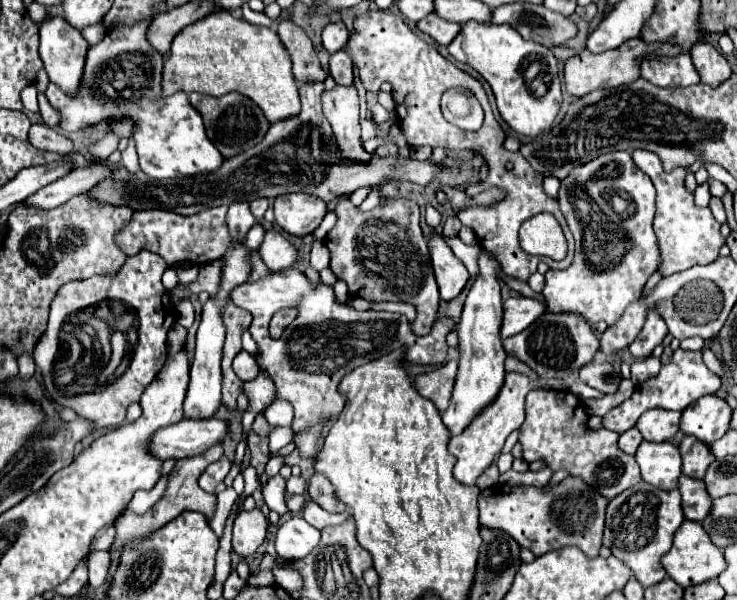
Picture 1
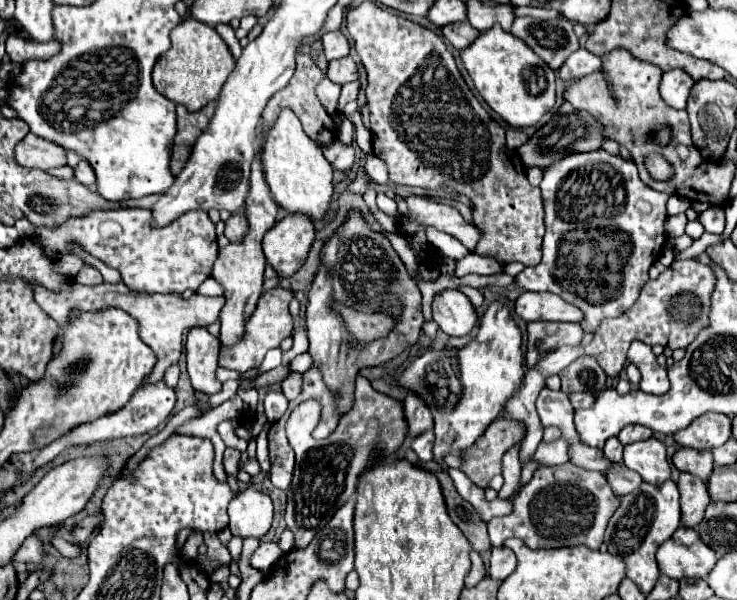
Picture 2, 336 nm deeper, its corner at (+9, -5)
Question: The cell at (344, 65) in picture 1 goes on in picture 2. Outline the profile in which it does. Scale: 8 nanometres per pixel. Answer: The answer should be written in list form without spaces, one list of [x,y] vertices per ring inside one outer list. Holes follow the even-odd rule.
[[[338,58],[334,62],[328,64],[328,78],[334,82],[334,84],[346,84],[346,82],[354,82],[358,80],[358,70],[356,70],[356,64],[352,58]]]

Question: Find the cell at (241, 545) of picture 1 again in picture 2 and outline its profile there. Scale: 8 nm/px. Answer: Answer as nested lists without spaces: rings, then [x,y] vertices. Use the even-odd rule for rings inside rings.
[[[248,486],[228,506],[230,524],[234,536],[262,538],[272,524],[272,500],[268,494]]]

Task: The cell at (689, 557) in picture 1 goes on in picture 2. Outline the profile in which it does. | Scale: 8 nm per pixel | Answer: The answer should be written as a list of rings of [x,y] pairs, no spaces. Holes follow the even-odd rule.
[[[680,526],[670,540],[666,540],[656,552],[658,568],[662,574],[674,580],[682,578],[706,578],[716,566],[716,552],[708,548],[696,530]]]

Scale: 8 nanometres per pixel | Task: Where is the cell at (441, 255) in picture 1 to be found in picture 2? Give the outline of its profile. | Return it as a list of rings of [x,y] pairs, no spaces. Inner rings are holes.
[[[460,290],[438,292],[432,302],[432,312],[434,312],[434,322],[448,336],[466,336],[474,330],[478,322],[478,314],[472,302]]]

